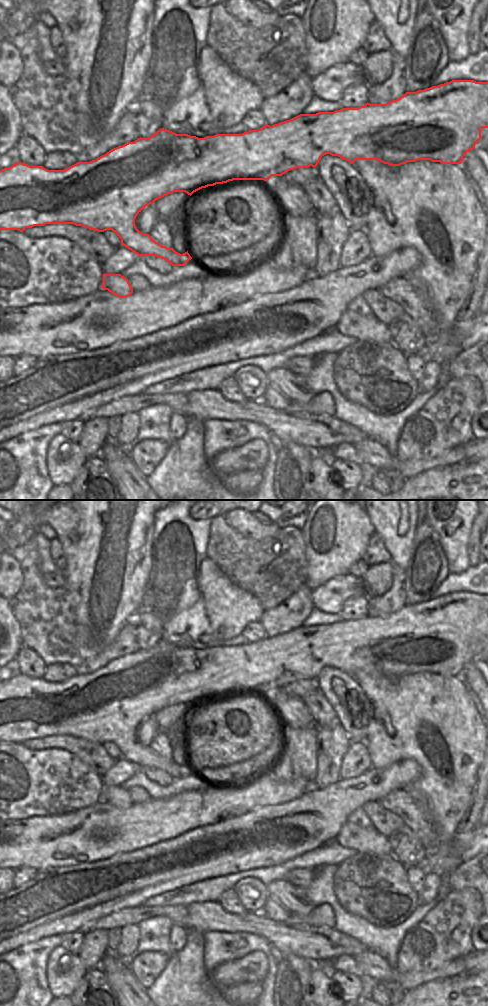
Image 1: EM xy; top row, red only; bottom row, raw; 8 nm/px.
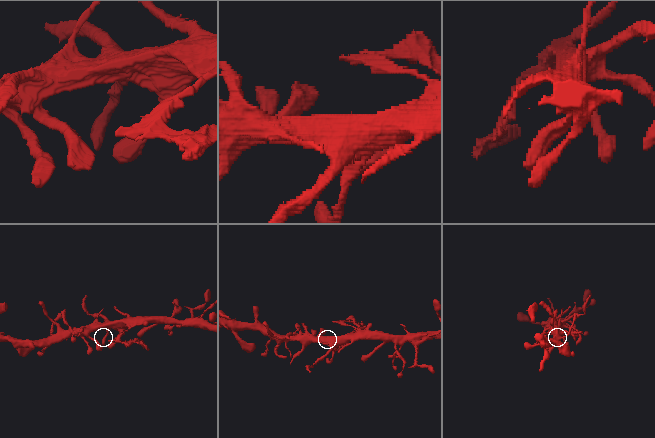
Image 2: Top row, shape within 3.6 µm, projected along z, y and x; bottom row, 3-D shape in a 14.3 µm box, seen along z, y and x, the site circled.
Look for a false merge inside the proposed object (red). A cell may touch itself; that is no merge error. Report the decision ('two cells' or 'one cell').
one cell

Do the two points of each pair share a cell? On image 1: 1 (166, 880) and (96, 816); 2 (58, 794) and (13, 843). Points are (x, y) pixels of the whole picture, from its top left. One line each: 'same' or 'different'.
1: different
2: different

